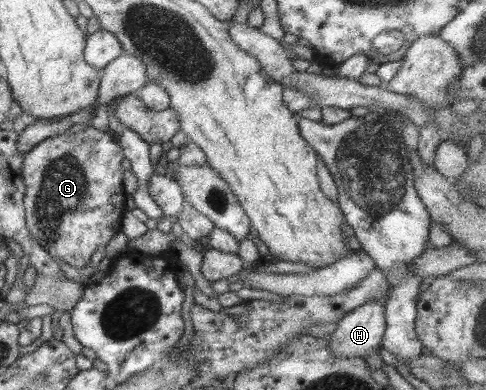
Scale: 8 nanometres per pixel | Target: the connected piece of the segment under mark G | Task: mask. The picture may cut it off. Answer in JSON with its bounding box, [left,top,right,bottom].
[22,126,126,270]

